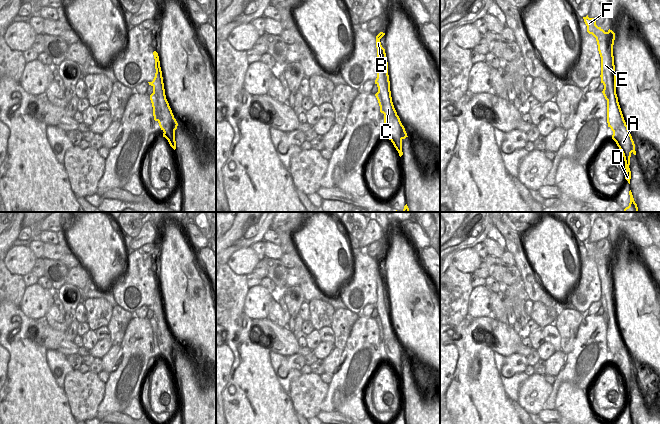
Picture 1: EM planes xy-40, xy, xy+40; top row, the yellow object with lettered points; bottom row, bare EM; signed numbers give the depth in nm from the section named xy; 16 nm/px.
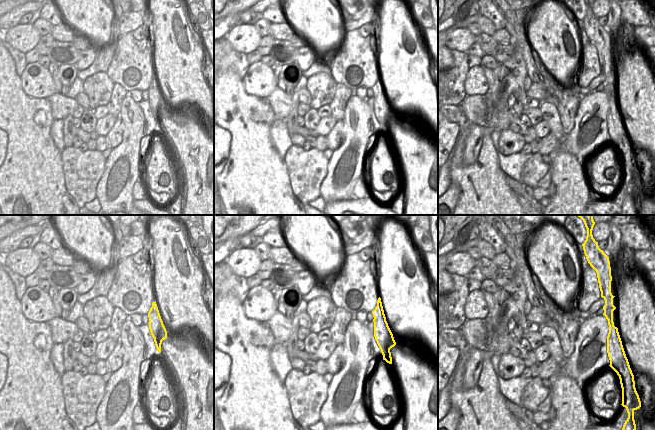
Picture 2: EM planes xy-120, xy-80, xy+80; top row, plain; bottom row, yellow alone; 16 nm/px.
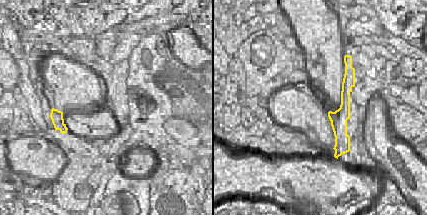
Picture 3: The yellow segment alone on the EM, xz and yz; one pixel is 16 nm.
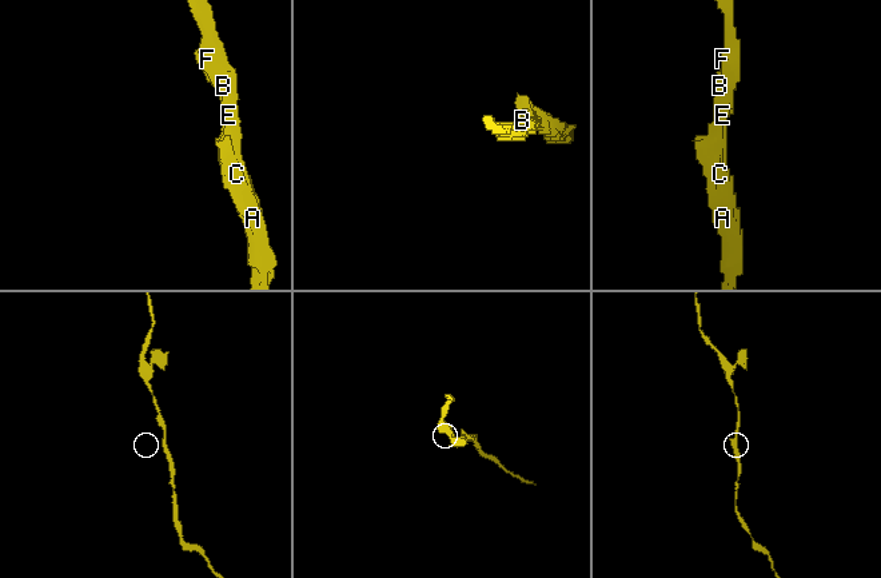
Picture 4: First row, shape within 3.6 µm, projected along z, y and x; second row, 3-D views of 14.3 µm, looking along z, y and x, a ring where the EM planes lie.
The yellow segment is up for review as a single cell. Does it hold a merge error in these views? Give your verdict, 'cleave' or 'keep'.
keep

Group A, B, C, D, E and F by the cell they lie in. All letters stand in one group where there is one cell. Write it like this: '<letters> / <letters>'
A B C D E F

